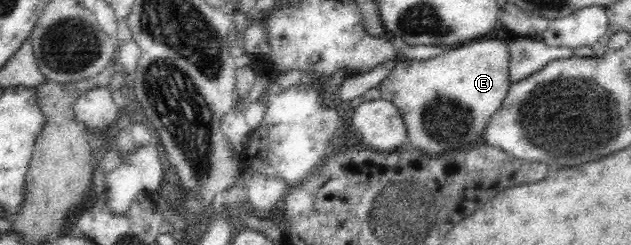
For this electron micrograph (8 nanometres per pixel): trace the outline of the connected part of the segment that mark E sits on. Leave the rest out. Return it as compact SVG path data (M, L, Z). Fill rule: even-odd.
M474 40L462 48L450 48L428 60L398 60L390 74L377 86L384 100L396 105L404 119L407 142L430 154L472 144L484 134L492 115L502 106L512 79L509 77L511 56L508 43L502 40Z

